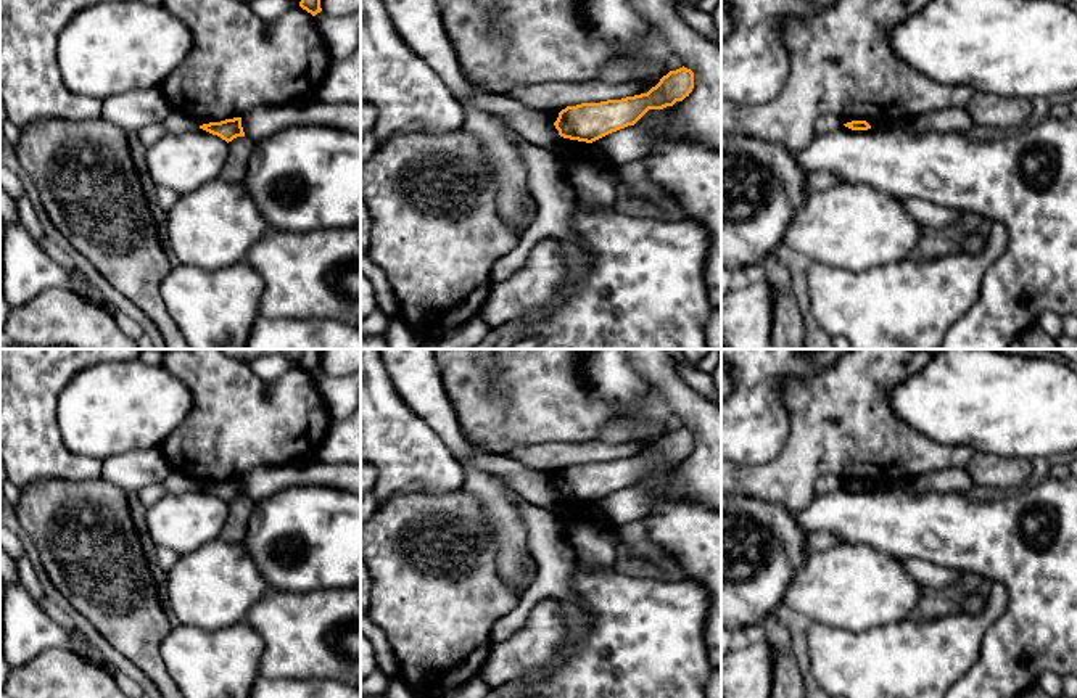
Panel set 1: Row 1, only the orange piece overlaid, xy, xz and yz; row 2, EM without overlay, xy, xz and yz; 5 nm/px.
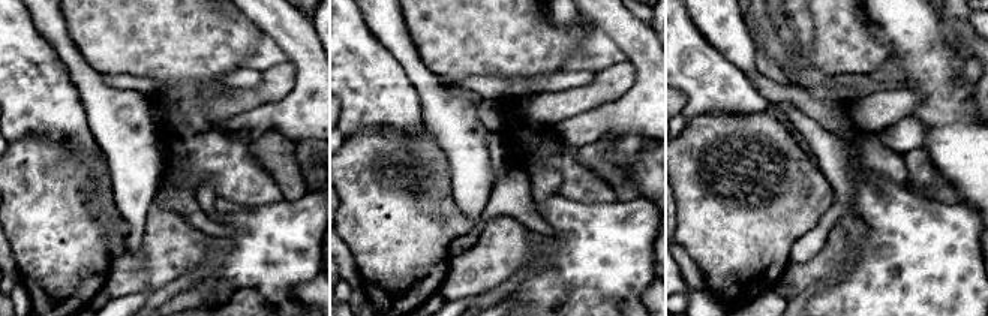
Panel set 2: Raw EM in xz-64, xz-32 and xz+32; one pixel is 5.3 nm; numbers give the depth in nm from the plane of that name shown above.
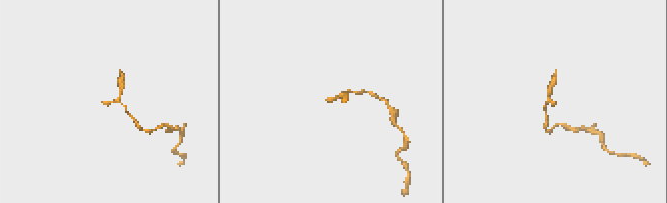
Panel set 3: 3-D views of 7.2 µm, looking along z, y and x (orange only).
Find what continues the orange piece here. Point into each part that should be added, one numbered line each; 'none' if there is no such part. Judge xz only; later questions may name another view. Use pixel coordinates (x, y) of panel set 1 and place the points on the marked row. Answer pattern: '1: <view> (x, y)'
none

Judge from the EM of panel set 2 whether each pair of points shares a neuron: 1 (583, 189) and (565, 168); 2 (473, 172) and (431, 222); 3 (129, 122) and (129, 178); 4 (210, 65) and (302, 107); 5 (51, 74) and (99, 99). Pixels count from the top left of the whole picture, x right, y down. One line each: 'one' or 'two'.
1: one
2: two
3: one
4: two
5: two

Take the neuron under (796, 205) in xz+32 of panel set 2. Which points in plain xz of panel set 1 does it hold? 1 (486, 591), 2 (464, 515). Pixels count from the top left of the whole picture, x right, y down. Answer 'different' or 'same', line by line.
1: same
2: same

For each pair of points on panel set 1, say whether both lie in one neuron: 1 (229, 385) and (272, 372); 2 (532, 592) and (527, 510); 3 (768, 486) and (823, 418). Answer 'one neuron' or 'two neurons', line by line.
1: two neurons
2: one neuron
3: one neuron

